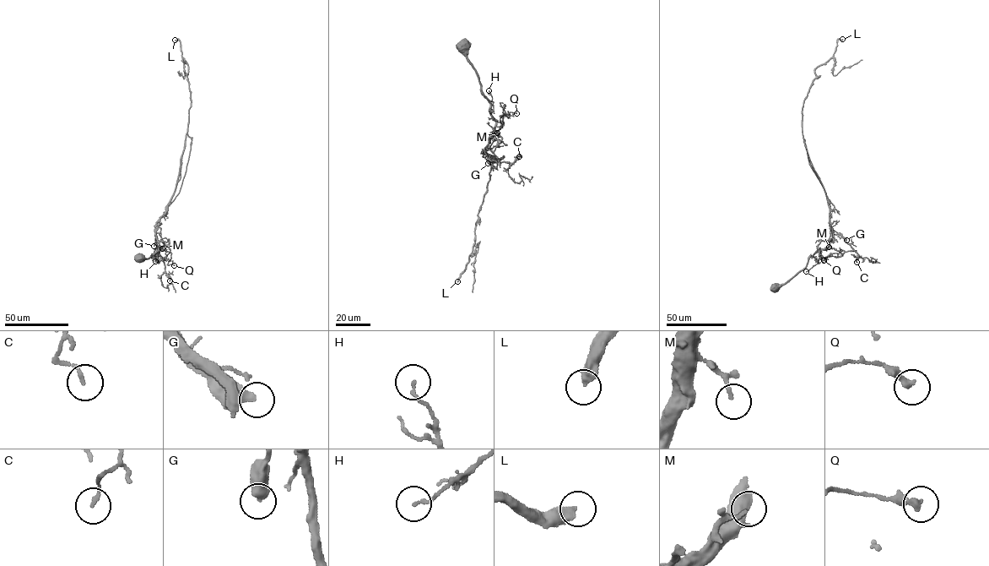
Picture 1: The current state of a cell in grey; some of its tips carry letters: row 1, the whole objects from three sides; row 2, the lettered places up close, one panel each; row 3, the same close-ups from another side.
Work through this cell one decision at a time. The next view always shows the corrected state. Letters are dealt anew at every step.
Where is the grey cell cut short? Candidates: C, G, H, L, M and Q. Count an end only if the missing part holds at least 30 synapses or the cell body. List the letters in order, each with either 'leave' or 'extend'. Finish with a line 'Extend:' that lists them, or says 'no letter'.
C: leave
G: leave
H: leave
L: extend
M: leave
Q: leave
Extend: L

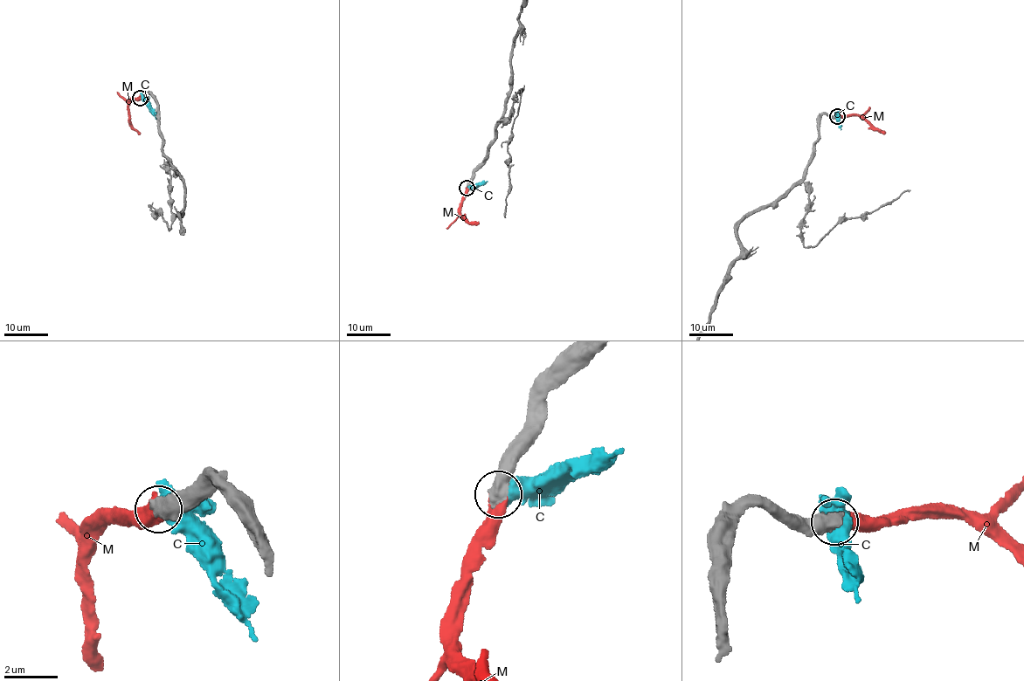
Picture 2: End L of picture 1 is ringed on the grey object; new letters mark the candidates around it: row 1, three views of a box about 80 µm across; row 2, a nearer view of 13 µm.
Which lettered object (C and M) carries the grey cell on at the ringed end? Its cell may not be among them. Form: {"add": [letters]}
{"add": ["M"]}

